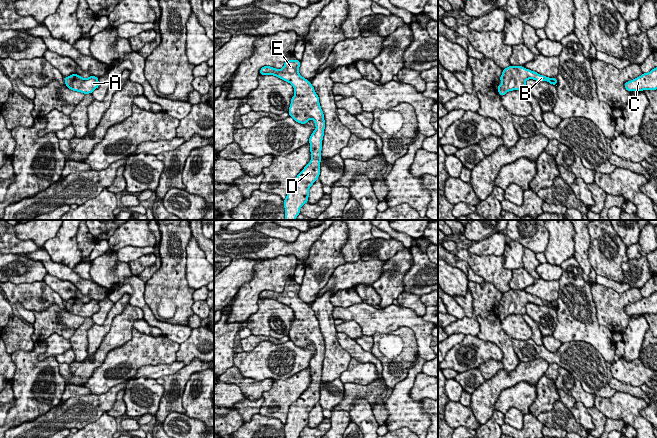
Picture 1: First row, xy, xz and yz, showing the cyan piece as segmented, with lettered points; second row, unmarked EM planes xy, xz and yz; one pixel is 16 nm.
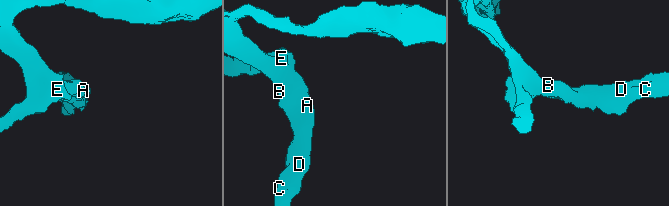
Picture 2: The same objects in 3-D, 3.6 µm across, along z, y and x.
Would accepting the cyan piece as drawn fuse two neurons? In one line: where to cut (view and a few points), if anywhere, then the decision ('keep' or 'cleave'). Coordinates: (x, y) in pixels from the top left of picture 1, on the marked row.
no cut | keep

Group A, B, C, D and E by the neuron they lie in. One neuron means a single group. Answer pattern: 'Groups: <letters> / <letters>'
Groups: A B C D E

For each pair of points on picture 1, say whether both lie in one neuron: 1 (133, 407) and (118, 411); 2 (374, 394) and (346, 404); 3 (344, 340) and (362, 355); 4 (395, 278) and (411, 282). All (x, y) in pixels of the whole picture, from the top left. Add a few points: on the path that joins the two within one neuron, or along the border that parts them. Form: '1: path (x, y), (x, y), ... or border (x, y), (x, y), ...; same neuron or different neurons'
1: border (123, 391), (126, 414); different neurons
2: path (367, 394), (355, 394), (352, 397); same neuron
3: path (348, 344), (358, 353); same neuron
4: border (413, 264), (403, 278), (402, 291); different neurons

